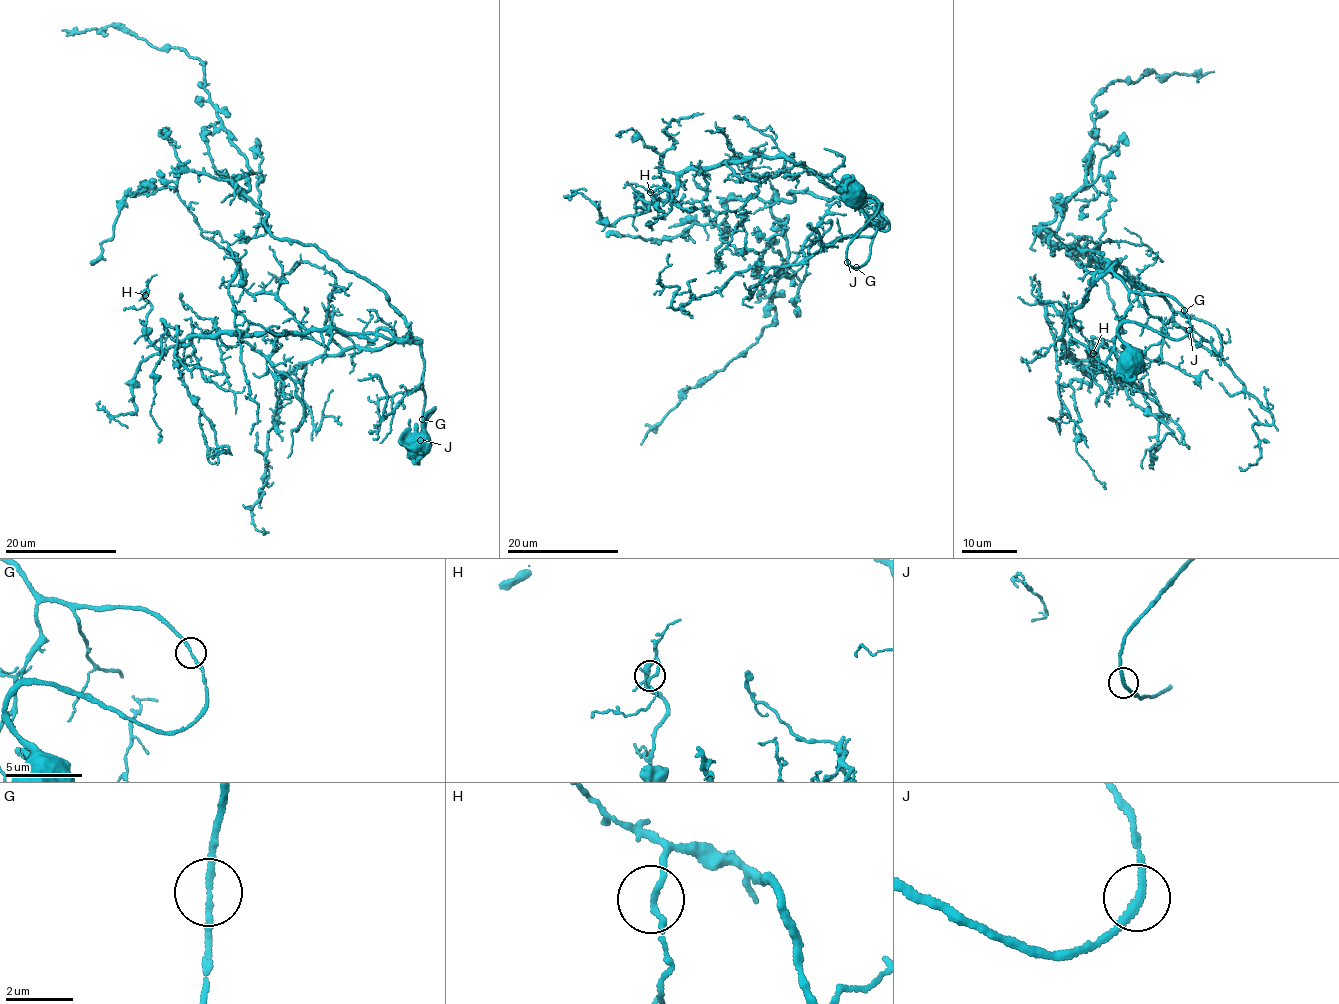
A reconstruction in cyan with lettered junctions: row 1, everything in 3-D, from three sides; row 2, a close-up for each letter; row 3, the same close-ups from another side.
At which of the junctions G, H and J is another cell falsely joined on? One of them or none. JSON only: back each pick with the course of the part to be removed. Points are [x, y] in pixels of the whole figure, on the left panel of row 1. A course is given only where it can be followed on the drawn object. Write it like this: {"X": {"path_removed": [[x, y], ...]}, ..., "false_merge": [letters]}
{"false_merge": []}

